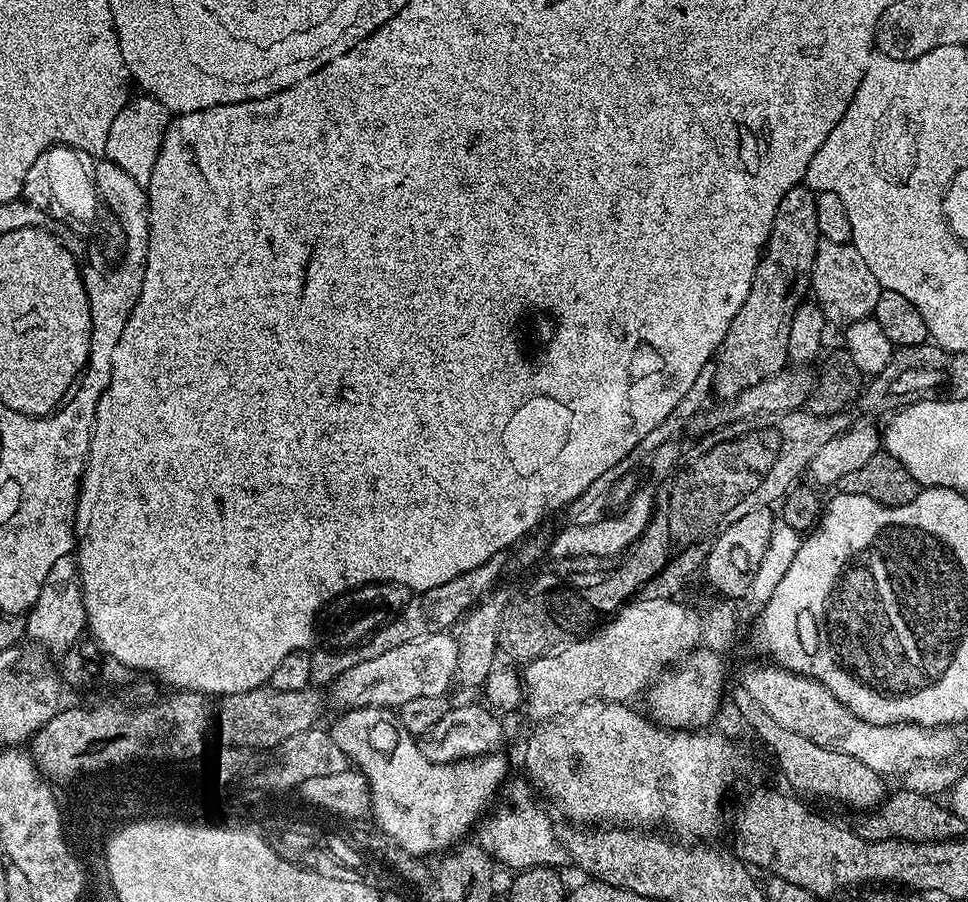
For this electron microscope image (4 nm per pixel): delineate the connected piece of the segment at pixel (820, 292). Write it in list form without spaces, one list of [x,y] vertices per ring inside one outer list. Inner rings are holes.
[[[820,240],[816,246],[816,257],[812,267],[811,295],[814,302],[822,310],[825,321],[829,325],[847,326],[859,320],[869,319],[876,311],[876,303],[882,289],[874,278],[870,266],[858,254],[851,242],[839,244],[829,240]]]

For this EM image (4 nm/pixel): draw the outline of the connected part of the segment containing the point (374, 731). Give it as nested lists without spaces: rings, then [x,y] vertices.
[[[350,708],[339,714],[341,716],[330,725],[330,731],[334,742],[342,746],[342,750],[368,780],[371,817],[375,827],[401,852],[412,856],[428,858],[431,852],[443,853],[463,841],[467,837],[464,835],[468,831],[469,835],[477,827],[478,821],[497,799],[509,775],[508,760],[504,756],[496,756],[500,754],[481,754],[457,760],[454,764],[435,764],[433,760],[426,759],[421,745],[409,732],[403,731],[399,723],[392,721],[392,725],[387,720],[390,716],[387,708]]]

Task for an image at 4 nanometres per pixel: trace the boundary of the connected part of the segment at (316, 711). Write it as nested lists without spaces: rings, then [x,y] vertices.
[[[265,686],[223,697],[214,716],[214,732],[220,735],[219,743],[224,746],[276,750],[286,742],[286,738],[294,738],[294,734],[302,734],[302,730],[317,727],[323,712],[324,696],[316,686],[302,690],[274,690]]]

